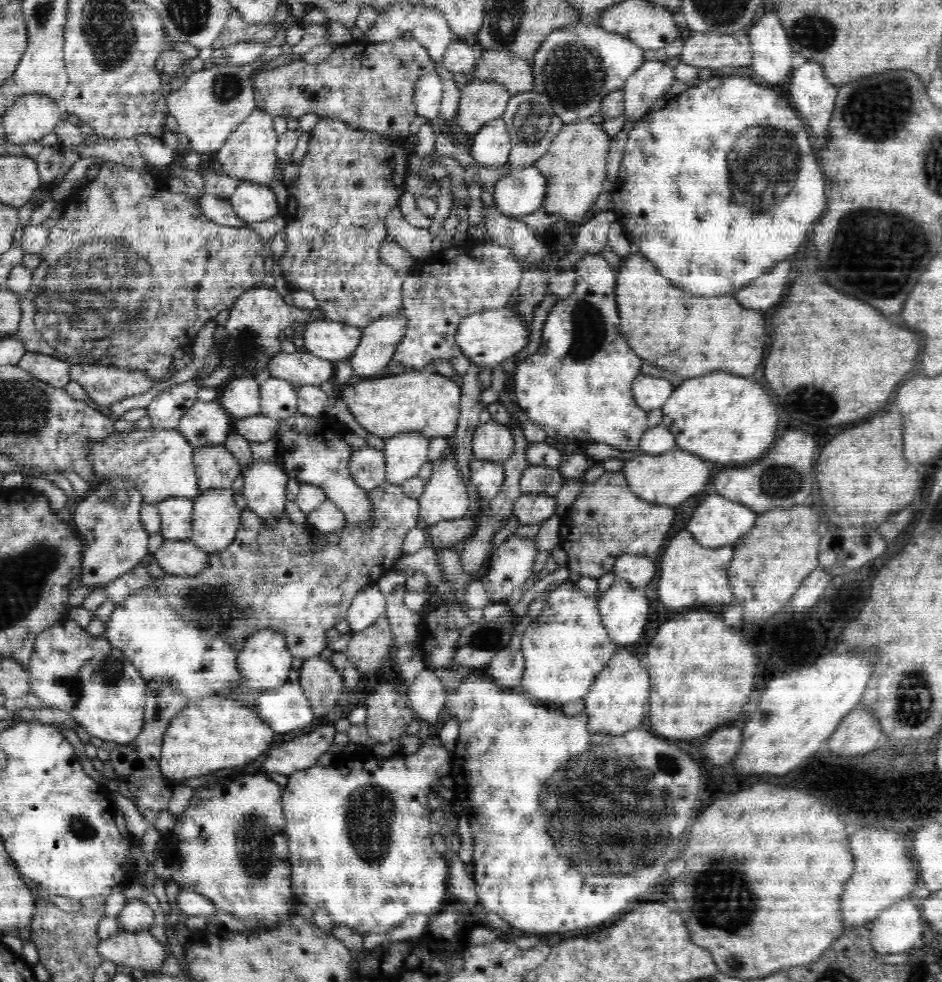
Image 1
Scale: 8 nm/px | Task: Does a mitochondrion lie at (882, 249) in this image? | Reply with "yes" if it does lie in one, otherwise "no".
yes

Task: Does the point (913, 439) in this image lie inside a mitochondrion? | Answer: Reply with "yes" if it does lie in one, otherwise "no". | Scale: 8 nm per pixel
no

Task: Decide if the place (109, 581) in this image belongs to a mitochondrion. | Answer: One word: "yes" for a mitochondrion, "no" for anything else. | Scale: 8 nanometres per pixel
no

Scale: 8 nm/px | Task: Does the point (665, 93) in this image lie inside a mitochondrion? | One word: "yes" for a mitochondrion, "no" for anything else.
no

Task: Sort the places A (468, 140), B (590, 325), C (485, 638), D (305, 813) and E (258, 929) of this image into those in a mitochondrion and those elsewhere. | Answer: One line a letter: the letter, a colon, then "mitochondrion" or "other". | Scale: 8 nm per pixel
A: other
B: mitochondrion
C: mitochondrion
D: other
E: other

